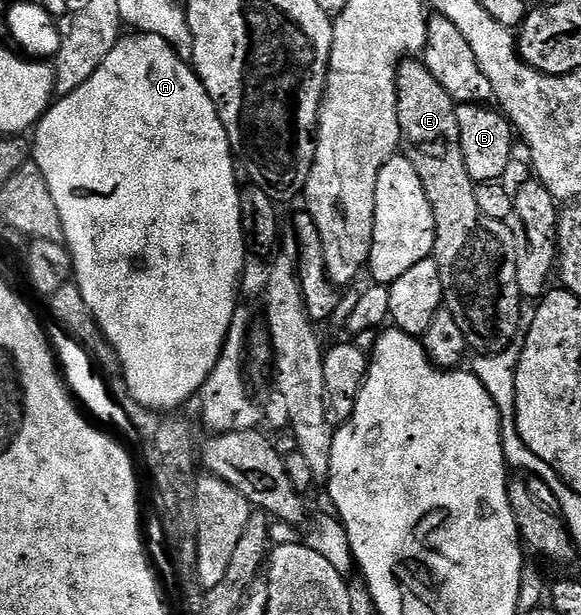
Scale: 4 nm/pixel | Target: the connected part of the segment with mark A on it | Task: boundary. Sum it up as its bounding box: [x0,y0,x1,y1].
[33,32,249,414]

